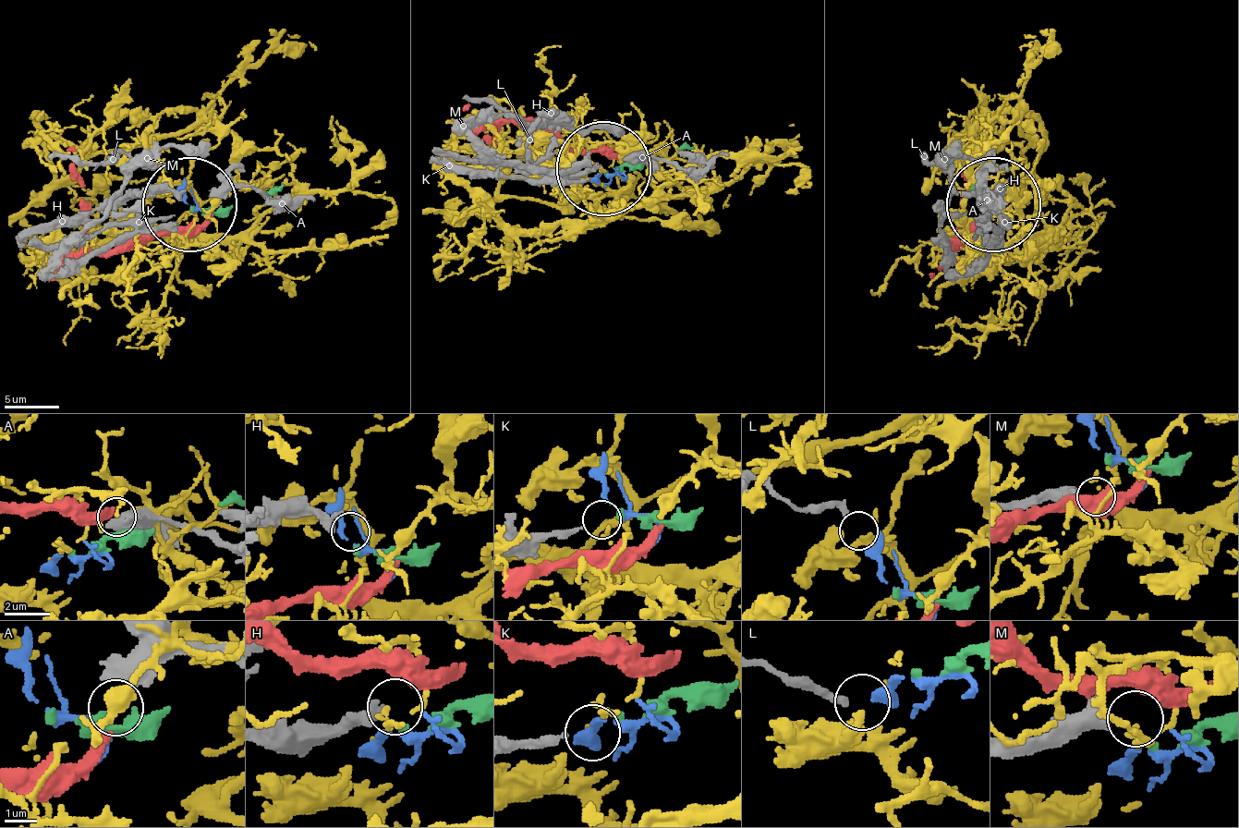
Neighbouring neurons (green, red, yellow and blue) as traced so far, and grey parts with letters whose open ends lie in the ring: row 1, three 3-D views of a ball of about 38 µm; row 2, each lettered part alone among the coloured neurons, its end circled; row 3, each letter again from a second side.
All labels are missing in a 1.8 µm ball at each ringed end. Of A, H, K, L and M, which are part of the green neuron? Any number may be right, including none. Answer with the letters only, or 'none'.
K

